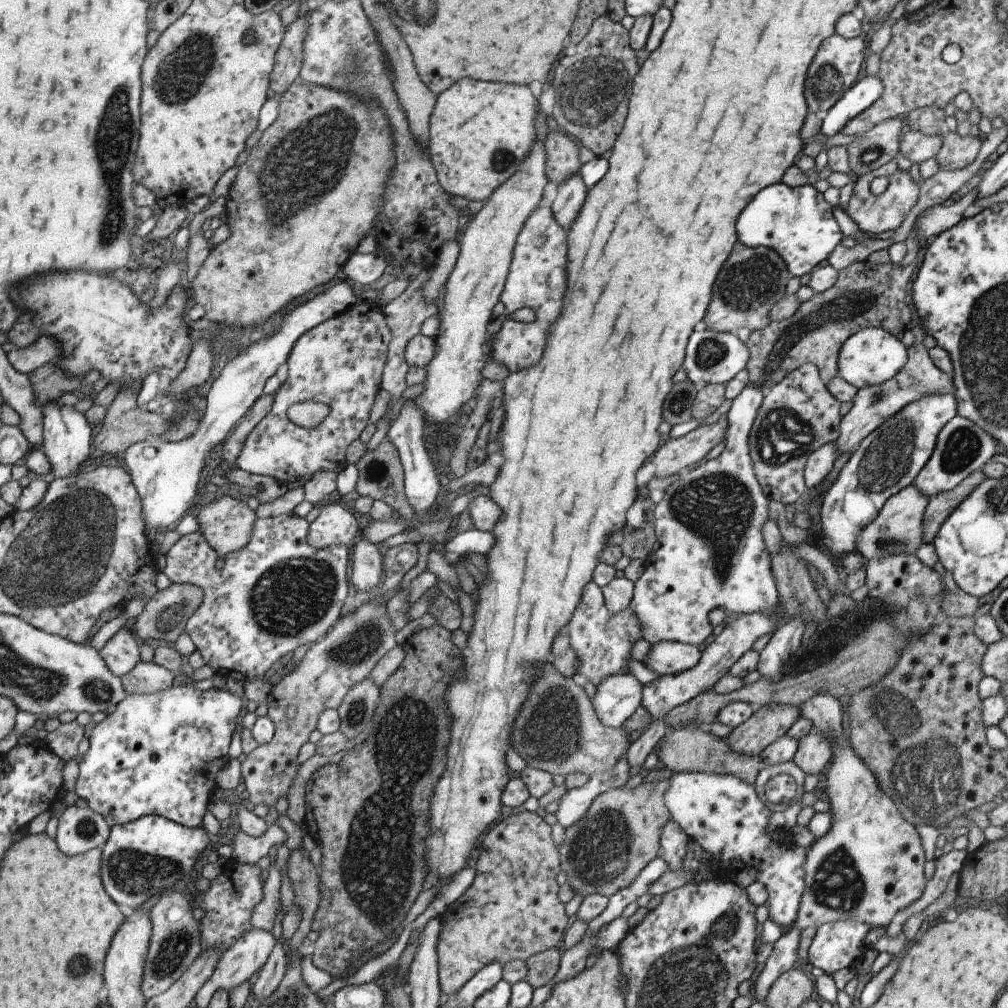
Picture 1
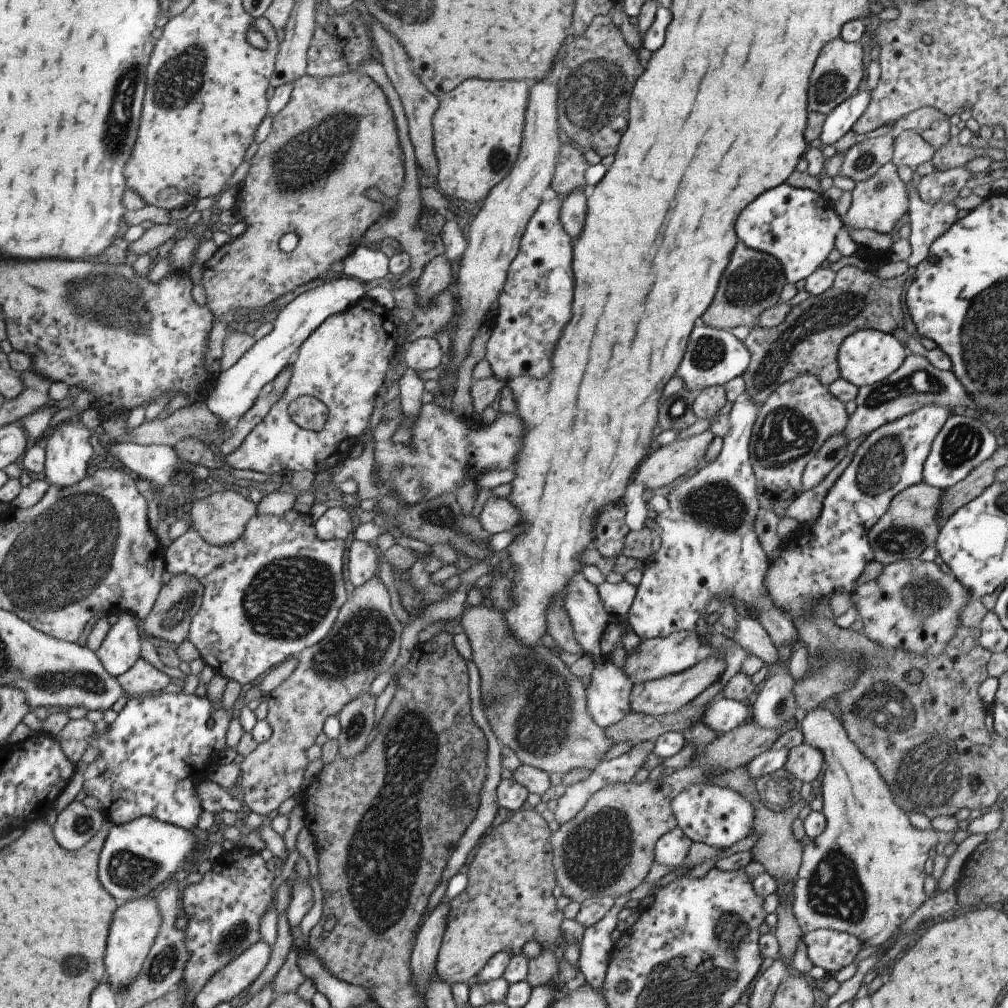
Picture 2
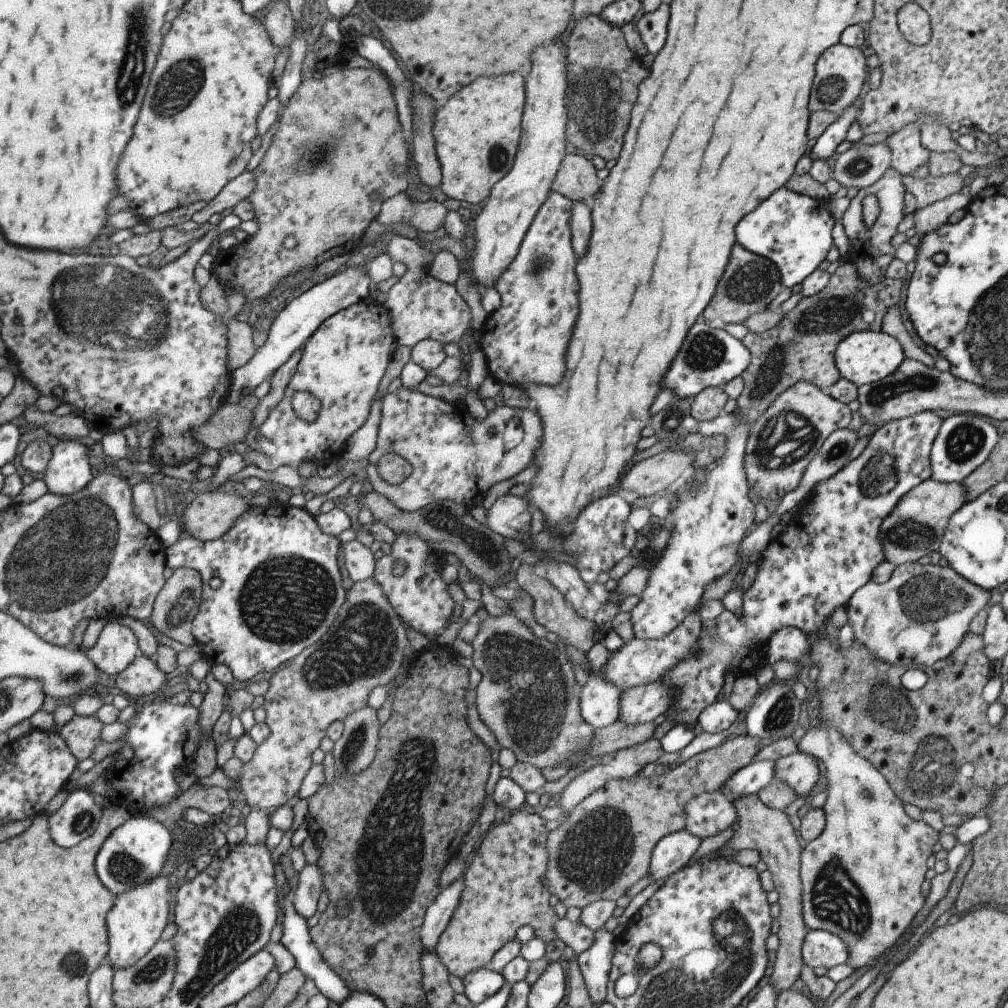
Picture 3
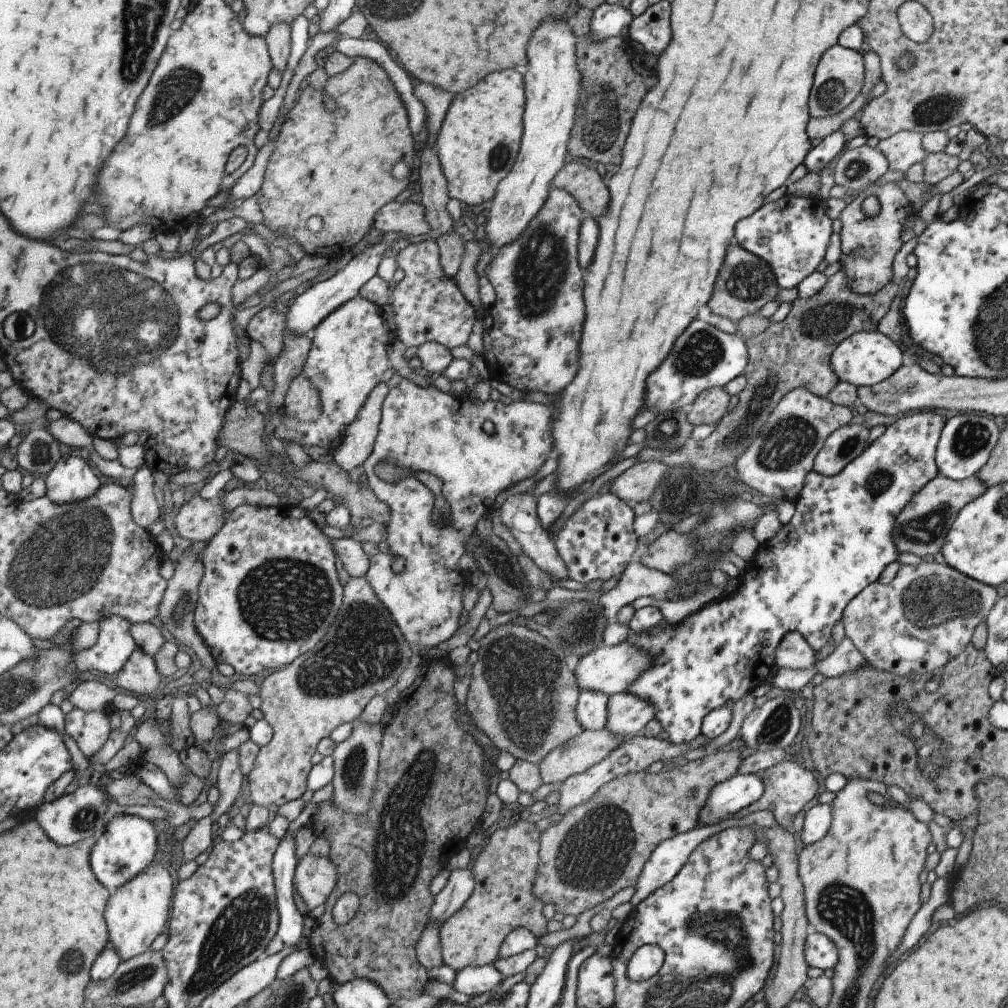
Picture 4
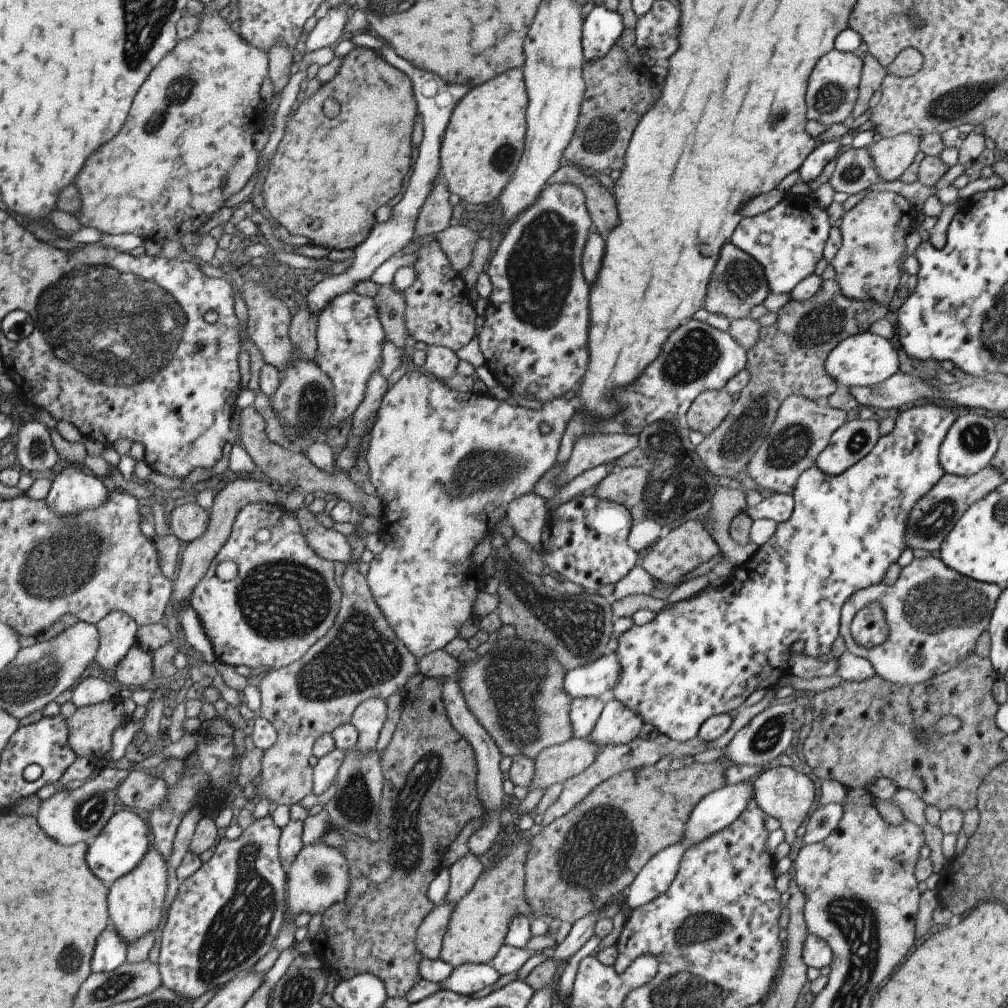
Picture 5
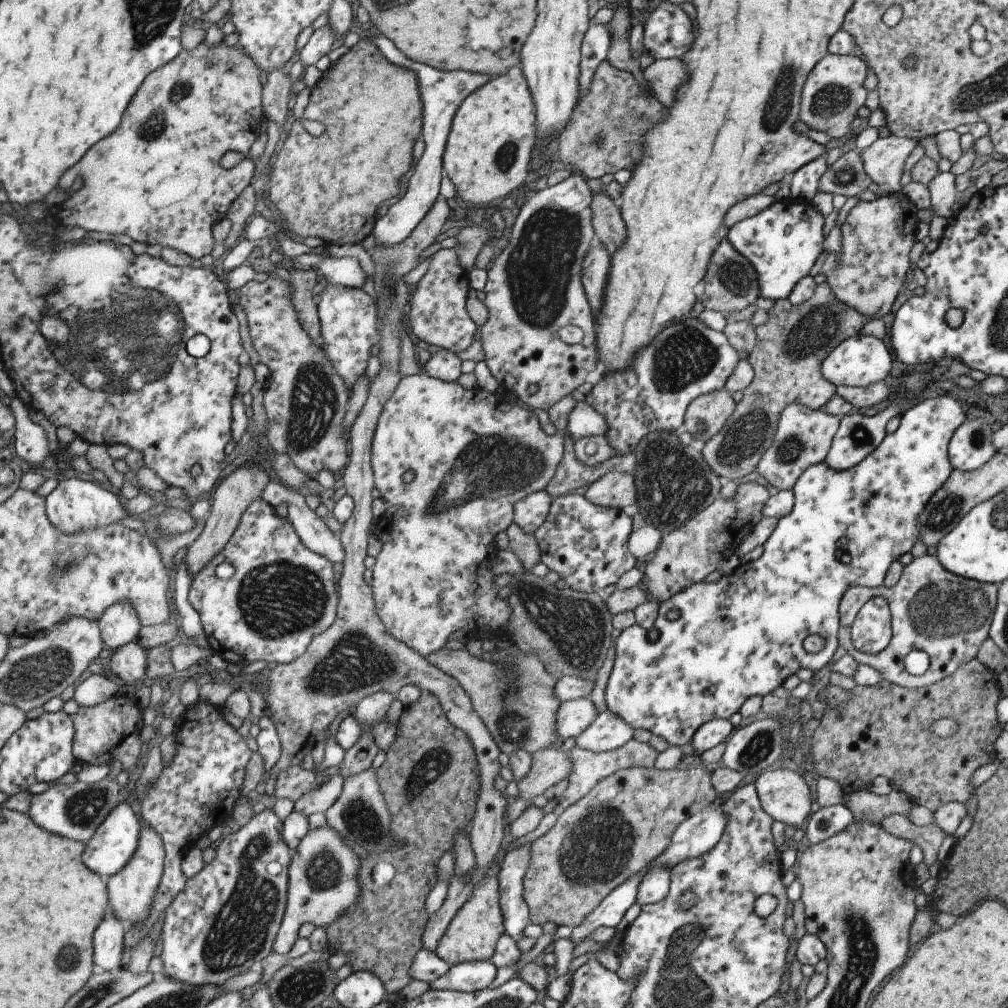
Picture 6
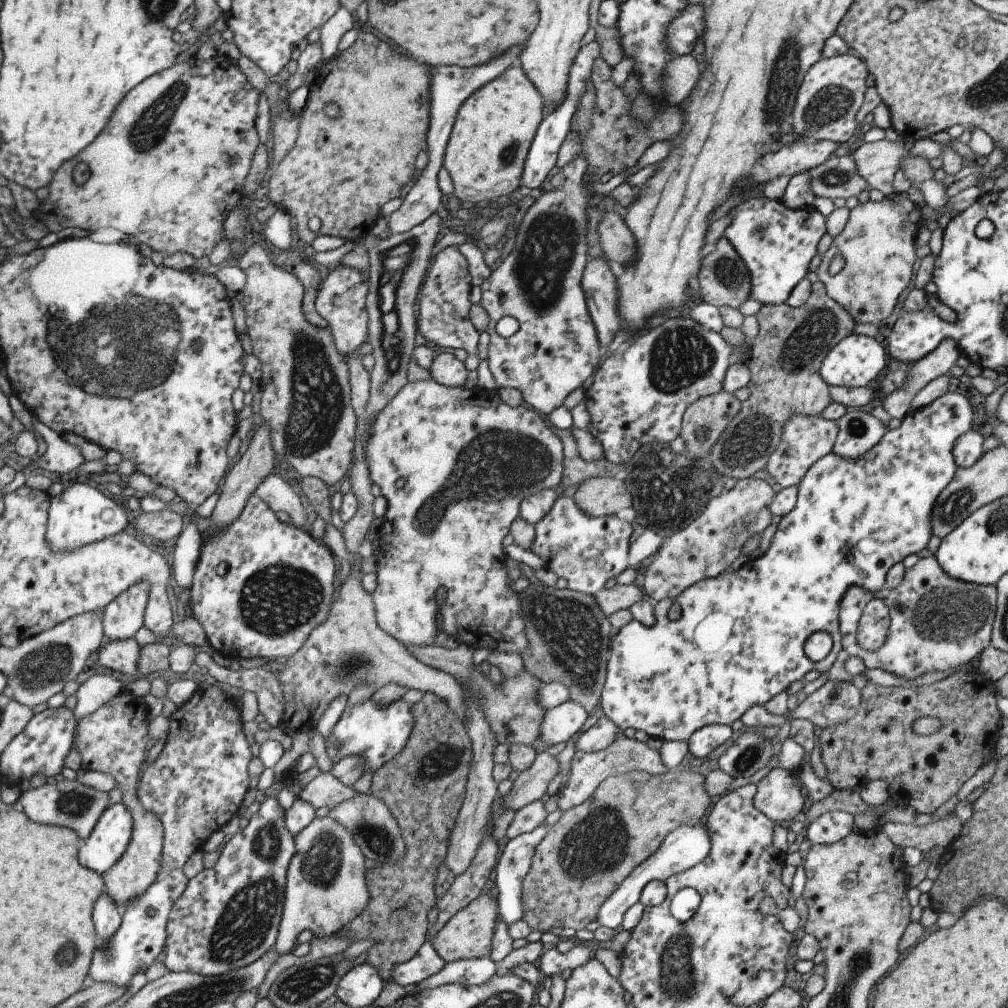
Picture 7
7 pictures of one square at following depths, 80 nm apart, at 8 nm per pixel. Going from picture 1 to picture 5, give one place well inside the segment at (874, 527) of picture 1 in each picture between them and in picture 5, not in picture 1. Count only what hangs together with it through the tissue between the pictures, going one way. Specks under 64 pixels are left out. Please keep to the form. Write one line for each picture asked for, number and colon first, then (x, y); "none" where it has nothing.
2: (909, 525)
3: (913, 528)
4: (920, 528)
5: (932, 517)

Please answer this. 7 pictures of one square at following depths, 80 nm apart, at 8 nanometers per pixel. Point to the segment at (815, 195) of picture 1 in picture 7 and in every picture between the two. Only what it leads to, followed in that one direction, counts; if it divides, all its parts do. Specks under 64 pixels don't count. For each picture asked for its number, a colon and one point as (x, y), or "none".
2: (797, 227)
3: (792, 230)
4: (791, 234)
5: (786, 240)
6: (781, 241)
7: (775, 243)

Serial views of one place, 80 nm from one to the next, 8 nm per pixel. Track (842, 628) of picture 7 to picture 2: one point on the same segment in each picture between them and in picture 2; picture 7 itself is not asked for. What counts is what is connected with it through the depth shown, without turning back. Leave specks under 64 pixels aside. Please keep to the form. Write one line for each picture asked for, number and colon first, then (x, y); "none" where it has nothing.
2: (912, 605)
3: (919, 615)
4: (925, 616)
5: (931, 612)
6: (946, 616)

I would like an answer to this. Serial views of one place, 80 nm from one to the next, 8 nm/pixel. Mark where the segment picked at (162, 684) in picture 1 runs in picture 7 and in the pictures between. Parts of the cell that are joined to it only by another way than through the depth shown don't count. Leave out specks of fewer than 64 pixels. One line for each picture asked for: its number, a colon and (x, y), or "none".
2: (142, 678)
3: (142, 677)
4: (139, 675)
5: (134, 669)
6: (128, 661)
7: (122, 655)

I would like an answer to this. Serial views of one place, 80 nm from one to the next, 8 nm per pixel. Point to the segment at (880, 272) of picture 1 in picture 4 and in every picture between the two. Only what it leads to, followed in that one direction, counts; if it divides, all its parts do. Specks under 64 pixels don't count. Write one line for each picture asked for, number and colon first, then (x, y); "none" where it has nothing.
2: (807, 340)
3: (801, 347)
4: (795, 352)

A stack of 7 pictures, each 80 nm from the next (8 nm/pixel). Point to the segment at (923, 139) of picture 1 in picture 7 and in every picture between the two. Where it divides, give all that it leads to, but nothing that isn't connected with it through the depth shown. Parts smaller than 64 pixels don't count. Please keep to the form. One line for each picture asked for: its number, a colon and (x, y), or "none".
2: (909, 149)
3: (907, 153)
4: (903, 149)
5: (890, 156)
6: (882, 160)
7: (877, 162)

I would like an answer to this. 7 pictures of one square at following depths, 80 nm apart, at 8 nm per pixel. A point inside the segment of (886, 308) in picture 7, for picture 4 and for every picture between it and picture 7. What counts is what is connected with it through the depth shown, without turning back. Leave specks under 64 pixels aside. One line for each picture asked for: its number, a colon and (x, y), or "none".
4: (868, 245)
5: (867, 265)
6: (876, 236)

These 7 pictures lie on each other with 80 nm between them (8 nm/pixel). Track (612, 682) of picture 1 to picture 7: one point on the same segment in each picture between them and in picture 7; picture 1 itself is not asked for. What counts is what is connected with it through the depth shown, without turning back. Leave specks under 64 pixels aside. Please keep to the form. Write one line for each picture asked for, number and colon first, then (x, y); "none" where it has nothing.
2: (607, 695)
3: (599, 700)
4: (591, 707)
5: (584, 712)
6: (572, 717)
7: (559, 723)

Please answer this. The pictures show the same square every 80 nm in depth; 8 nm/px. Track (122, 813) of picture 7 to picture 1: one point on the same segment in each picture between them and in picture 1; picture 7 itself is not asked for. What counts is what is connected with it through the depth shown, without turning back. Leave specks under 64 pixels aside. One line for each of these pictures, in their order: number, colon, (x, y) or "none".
1: (141, 858)
2: (135, 857)
3: (135, 851)
4: (128, 844)
5: (117, 850)
6: (112, 845)

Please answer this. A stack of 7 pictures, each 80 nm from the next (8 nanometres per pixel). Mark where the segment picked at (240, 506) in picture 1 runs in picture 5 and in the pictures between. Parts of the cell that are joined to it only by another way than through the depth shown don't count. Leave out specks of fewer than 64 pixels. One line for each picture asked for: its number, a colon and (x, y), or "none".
2: (219, 518)
3: (210, 515)
4: (198, 520)
5: (186, 522)

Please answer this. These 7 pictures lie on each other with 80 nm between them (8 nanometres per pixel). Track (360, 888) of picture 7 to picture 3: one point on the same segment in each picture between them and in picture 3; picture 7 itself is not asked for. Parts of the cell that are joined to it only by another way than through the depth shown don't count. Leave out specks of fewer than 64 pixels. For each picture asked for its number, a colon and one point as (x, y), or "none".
3: (304, 898)
4: (314, 878)
5: (318, 876)
6: (321, 884)

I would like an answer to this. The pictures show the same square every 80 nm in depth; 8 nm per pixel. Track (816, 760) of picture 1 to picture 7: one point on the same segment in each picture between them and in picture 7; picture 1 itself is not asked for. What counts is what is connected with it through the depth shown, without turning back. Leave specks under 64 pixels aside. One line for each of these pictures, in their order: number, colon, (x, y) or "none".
2: (804, 762)
3: (798, 770)
4: (788, 786)
5: (786, 795)
6: (782, 793)
7: (777, 797)

